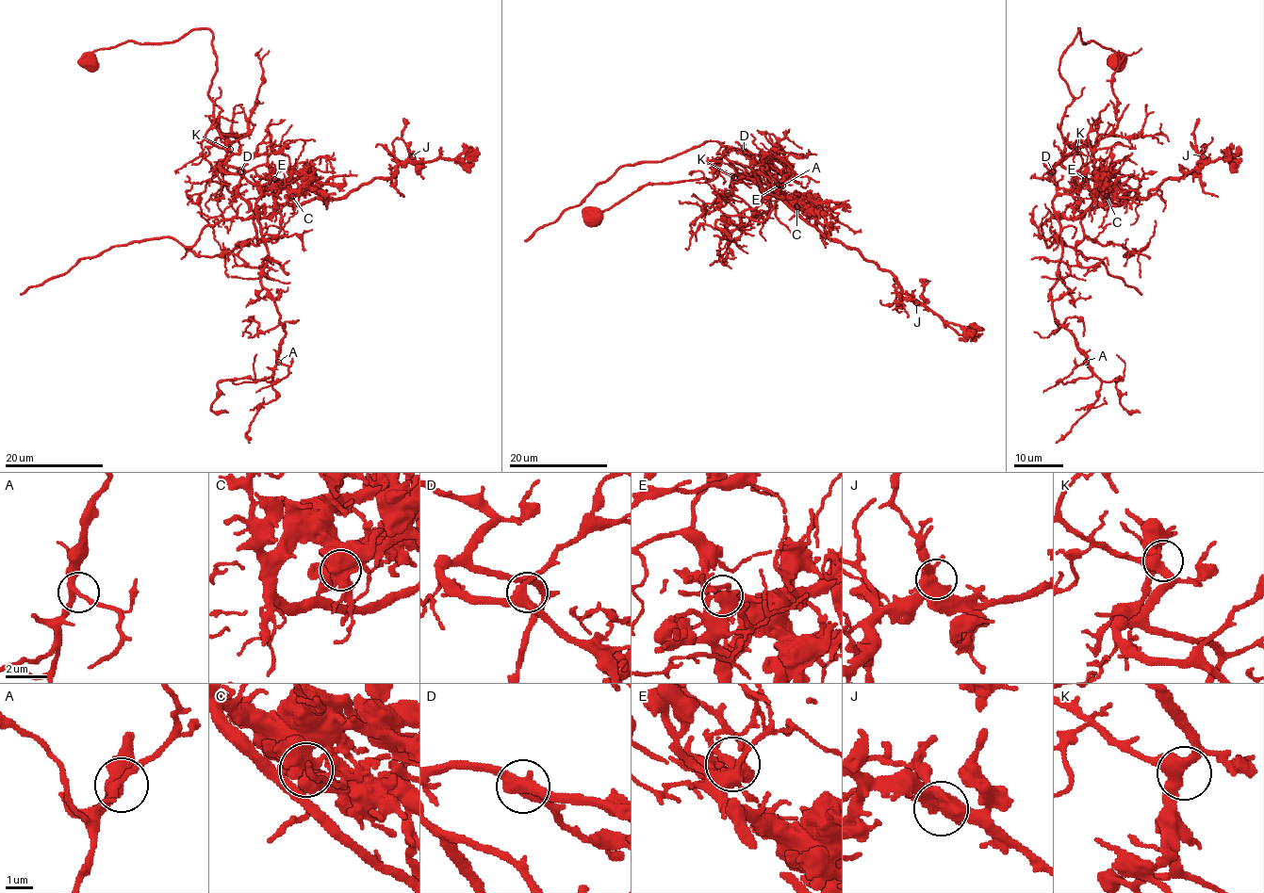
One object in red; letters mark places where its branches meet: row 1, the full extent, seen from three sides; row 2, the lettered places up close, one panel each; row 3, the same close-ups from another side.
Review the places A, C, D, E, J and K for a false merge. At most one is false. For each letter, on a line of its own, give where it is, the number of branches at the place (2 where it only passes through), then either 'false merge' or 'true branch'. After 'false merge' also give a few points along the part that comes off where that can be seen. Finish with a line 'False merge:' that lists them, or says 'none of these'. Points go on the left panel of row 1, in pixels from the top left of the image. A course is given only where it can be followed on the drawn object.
A: at (278, 362); 3 branches meet; true branch
C: at (292, 196); 3 branches meet; true branch
D: at (240, 171); 3 branches meet; true branch
E: at (274, 179); 3 branches meet; false merge; foreign part runs (274, 180), (273, 212), (269, 217), (222, 219), (206, 225), (193, 245), (161, 236), (110, 247), (20, 295)
J: at (412, 156); 3 branches meet; true branch
K: at (230, 149); 3 branches meet; true branch
False merge: E

